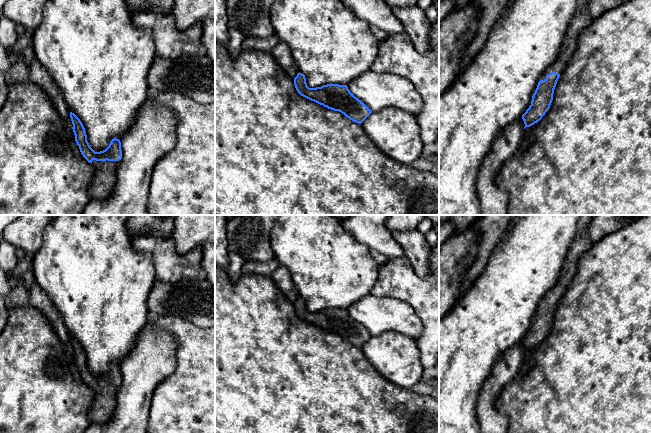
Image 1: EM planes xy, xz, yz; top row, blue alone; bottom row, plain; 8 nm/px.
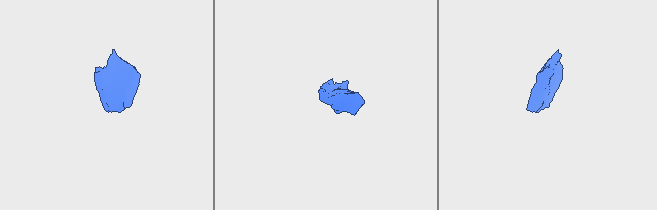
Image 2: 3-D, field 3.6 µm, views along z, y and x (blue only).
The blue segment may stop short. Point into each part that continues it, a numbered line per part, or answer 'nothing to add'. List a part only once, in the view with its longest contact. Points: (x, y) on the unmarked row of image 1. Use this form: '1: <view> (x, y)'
1: xy (105, 400)
2: yz (582, 242)

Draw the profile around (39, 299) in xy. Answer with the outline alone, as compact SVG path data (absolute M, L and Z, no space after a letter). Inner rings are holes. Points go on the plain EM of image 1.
M34 282L29 291L30 305L39 310L52 325L58 338L64 343L69 351L73 351L70 334L65 326L62 315L52 303L48 295Z

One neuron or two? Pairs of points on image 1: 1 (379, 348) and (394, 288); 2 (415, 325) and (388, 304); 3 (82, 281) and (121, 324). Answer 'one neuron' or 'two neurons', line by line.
1: two neurons
2: one neuron
3: one neuron

